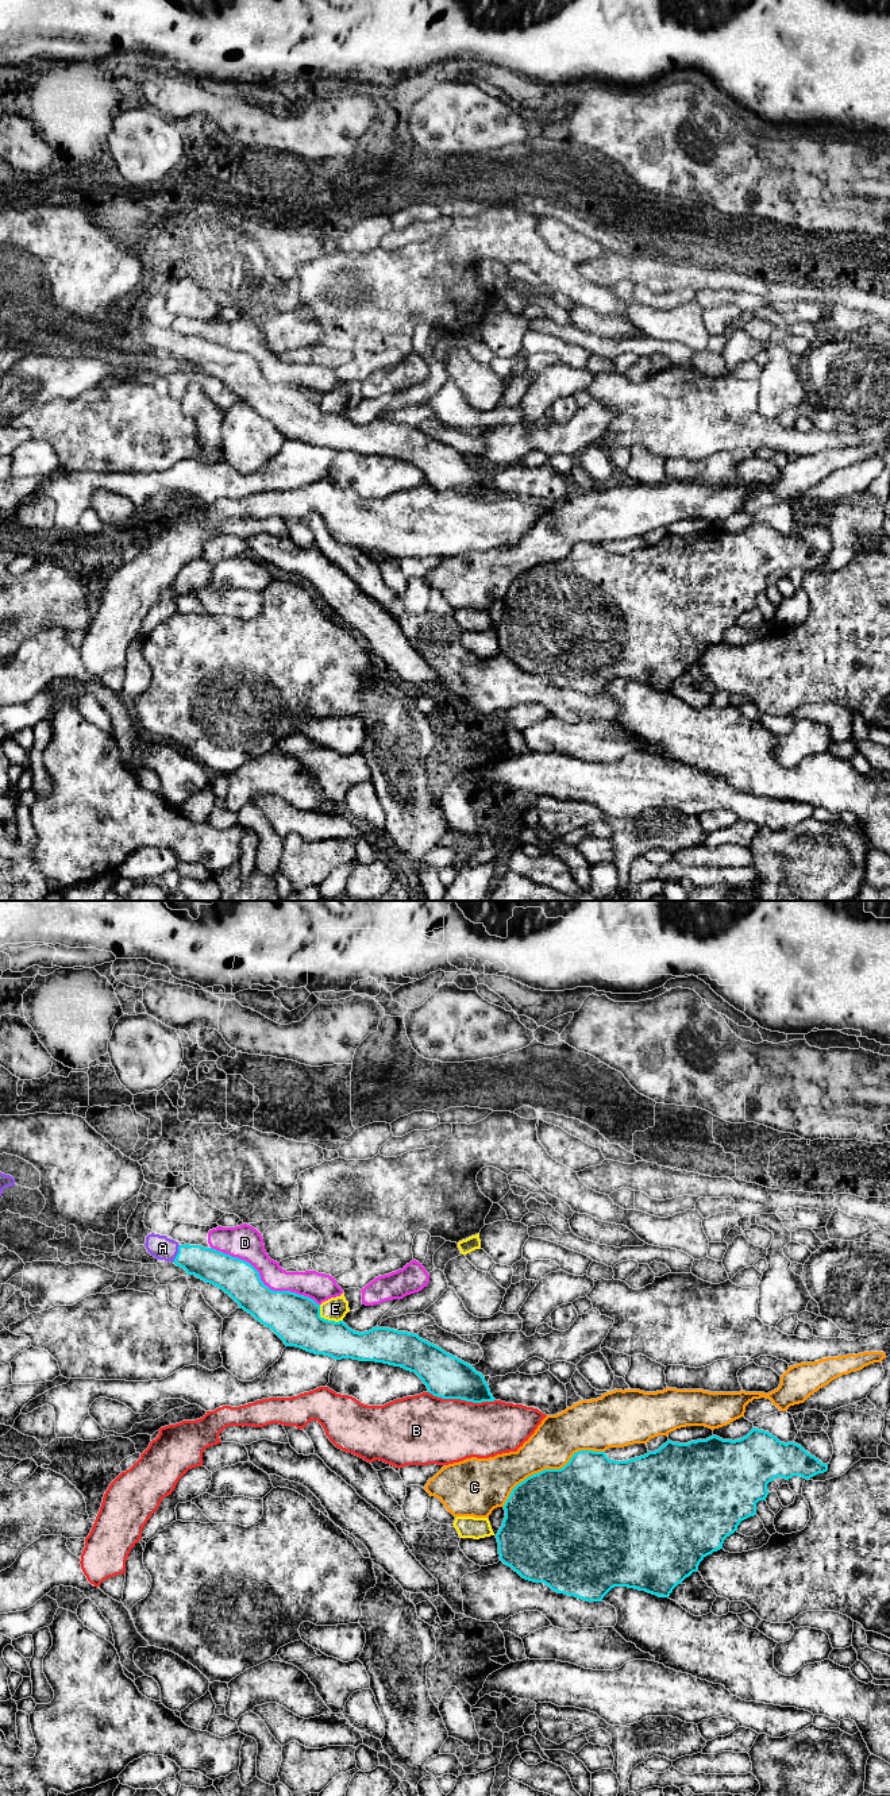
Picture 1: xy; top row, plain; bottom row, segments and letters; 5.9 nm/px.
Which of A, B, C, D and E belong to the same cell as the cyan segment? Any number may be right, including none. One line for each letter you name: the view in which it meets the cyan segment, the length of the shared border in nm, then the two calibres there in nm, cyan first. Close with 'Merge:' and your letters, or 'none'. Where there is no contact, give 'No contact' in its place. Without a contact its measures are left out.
A: Touches cyan in xy. Shared border 120 nm. Thickness 200 nm (cyan) against 140 nm
Merge: A

